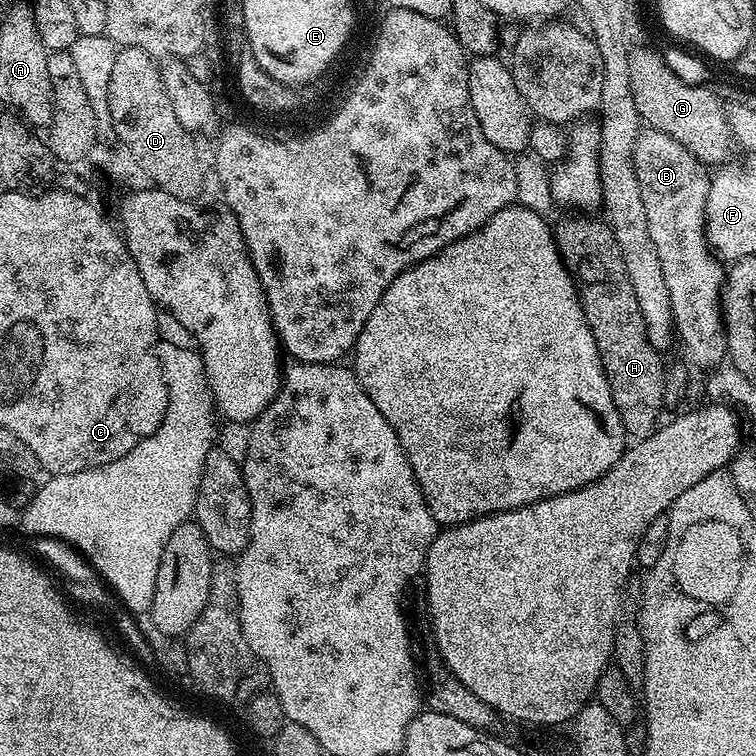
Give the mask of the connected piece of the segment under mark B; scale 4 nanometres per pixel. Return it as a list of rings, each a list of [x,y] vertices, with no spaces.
[[[655,130],[641,131],[632,161],[642,190],[642,202],[646,206],[650,238],[658,250],[662,274],[666,274],[679,339],[684,339],[694,363],[707,370],[715,369],[726,360],[722,311],[726,268],[709,248],[708,236],[704,232],[709,169],[697,156],[690,154],[686,146],[670,138],[670,134]]]

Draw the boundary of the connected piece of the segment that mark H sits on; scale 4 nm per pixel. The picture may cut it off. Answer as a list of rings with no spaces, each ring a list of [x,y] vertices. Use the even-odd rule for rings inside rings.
[[[568,214],[554,228],[556,248],[565,264],[585,264],[592,281],[579,289],[580,305],[586,314],[590,334],[594,334],[594,346],[598,346],[598,358],[618,410],[625,433],[633,441],[644,440],[656,431],[661,423],[660,412],[665,411],[663,390],[666,364],[661,353],[650,346],[646,338],[646,322],[638,310],[638,300],[624,273],[620,251],[611,228],[603,219],[595,220],[592,214]]]

